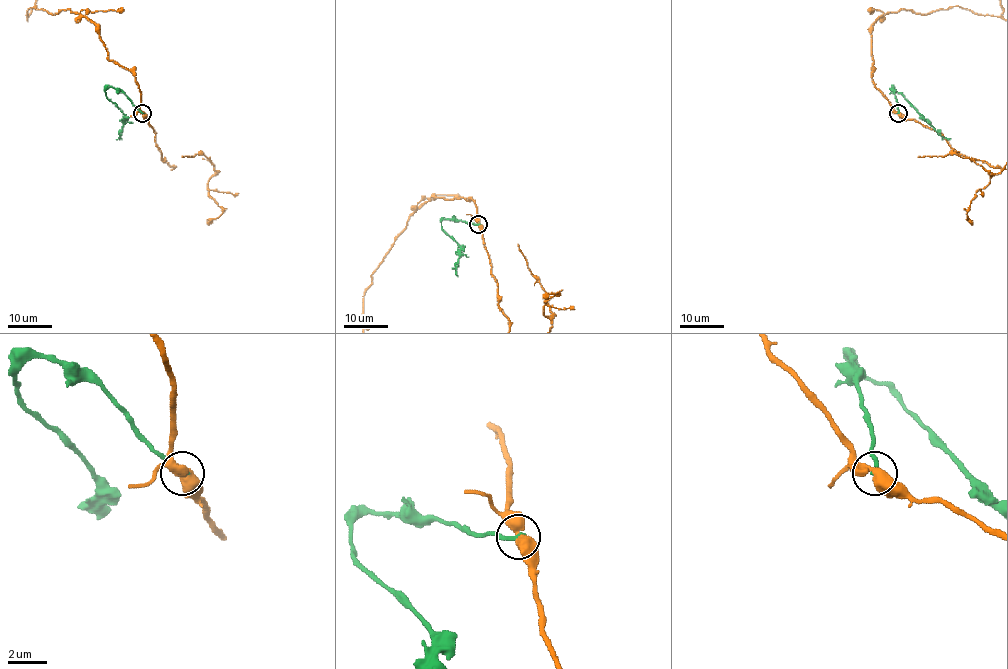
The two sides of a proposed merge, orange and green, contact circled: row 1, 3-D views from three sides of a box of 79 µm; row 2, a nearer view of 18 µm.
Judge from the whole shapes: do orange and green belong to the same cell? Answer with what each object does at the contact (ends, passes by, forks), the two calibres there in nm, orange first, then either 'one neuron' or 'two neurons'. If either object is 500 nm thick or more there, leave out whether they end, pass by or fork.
orange passes by | green ends | 480/220 nm | two neurons

